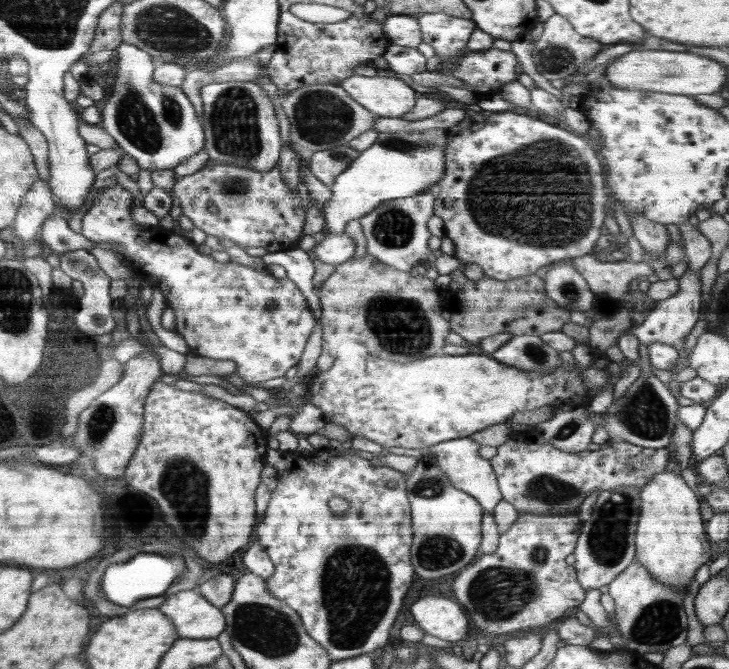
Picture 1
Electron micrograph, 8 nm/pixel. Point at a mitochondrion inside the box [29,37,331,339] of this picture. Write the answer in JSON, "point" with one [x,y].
{"point":[144,124]}

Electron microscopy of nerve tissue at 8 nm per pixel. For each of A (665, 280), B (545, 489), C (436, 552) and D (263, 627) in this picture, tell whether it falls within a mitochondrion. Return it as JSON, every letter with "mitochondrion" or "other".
{"A":"other","B":"mitochondrion","C":"mitochondrion","D":"mitochondrion"}

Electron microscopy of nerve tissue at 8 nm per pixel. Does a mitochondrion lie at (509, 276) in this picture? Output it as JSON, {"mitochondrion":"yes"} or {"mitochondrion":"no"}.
{"mitochondrion":"no"}

